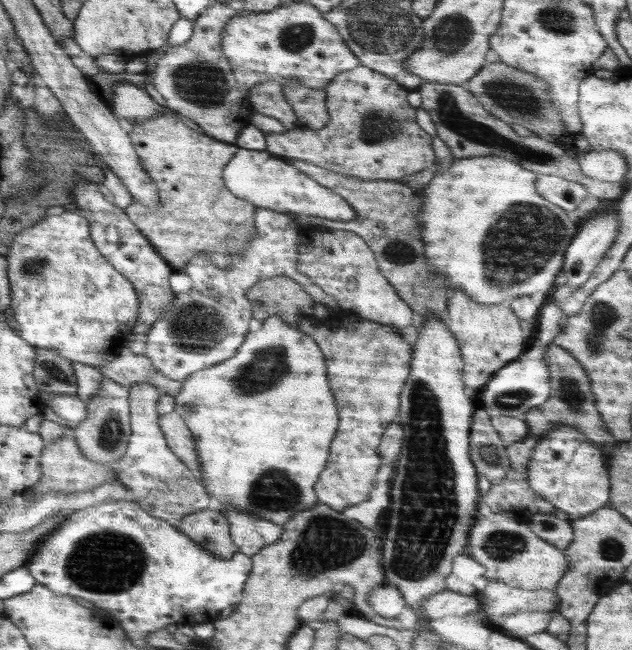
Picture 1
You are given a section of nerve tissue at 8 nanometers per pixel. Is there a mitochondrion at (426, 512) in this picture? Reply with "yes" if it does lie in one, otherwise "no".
yes

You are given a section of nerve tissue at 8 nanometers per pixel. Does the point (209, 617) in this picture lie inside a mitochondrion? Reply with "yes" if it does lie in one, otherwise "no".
no

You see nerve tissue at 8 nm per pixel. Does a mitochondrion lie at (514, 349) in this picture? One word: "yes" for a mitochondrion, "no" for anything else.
no

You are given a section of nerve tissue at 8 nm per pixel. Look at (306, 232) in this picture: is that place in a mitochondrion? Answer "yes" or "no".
no

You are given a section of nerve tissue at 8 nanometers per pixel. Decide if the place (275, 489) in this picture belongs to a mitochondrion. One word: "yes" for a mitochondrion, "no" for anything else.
yes

